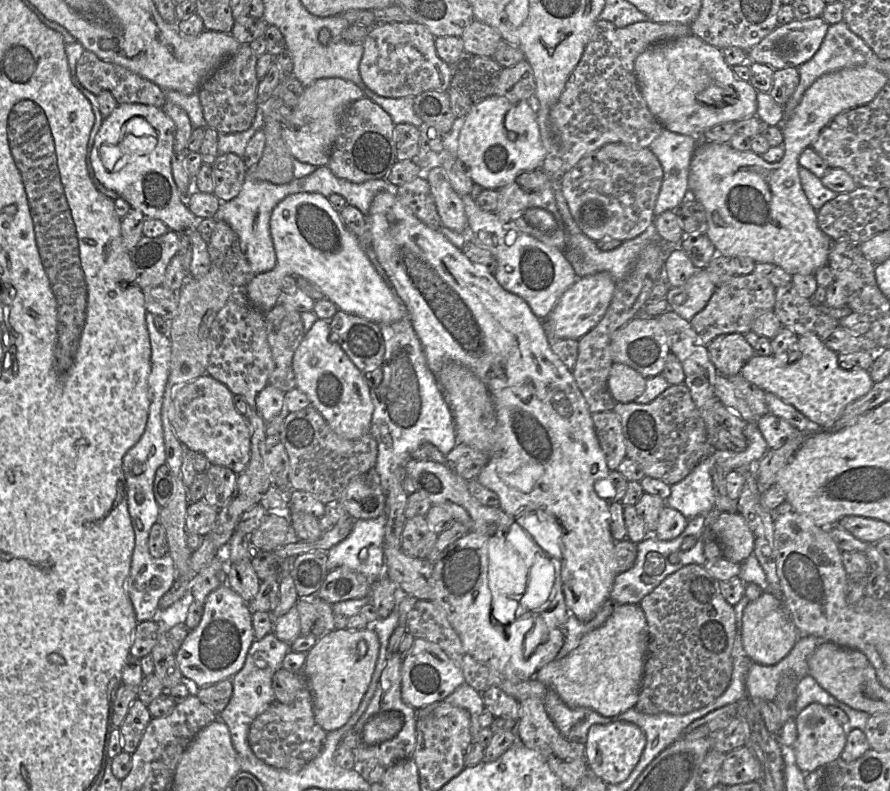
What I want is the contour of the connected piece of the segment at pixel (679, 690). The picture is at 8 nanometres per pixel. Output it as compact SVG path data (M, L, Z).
M688 564L667 576L639 603L648 628L647 655L635 709L646 715L685 715L702 709L727 689L733 672L732 648L736 636L734 607L723 597L720 582L698 564Z

